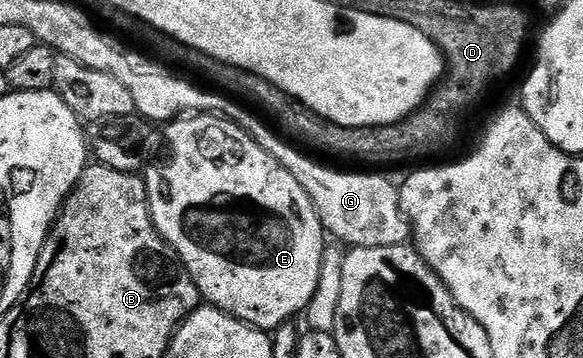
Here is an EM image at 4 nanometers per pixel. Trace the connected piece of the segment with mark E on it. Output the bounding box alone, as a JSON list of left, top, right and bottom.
[145,112,325,332]

